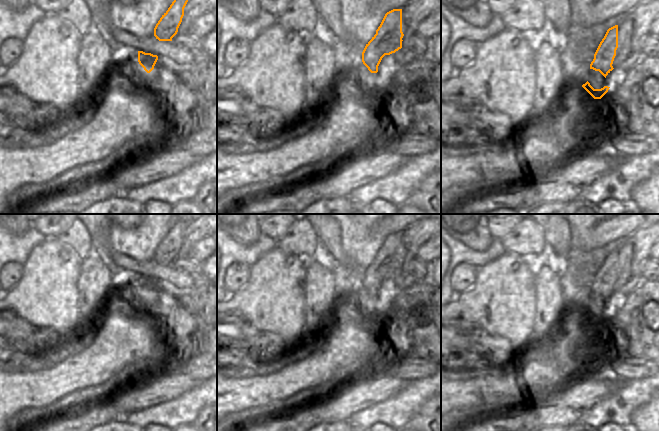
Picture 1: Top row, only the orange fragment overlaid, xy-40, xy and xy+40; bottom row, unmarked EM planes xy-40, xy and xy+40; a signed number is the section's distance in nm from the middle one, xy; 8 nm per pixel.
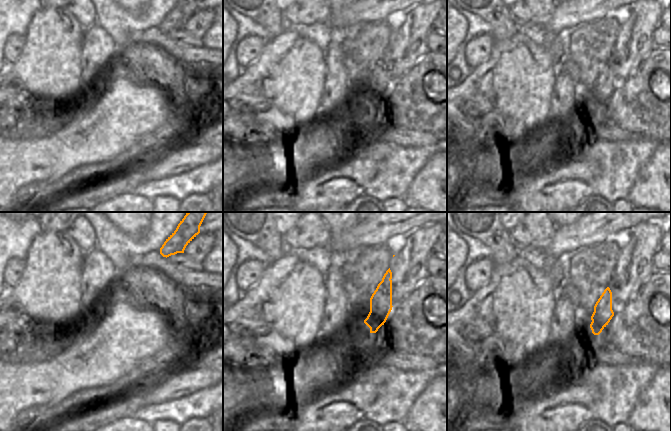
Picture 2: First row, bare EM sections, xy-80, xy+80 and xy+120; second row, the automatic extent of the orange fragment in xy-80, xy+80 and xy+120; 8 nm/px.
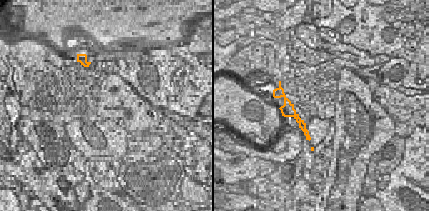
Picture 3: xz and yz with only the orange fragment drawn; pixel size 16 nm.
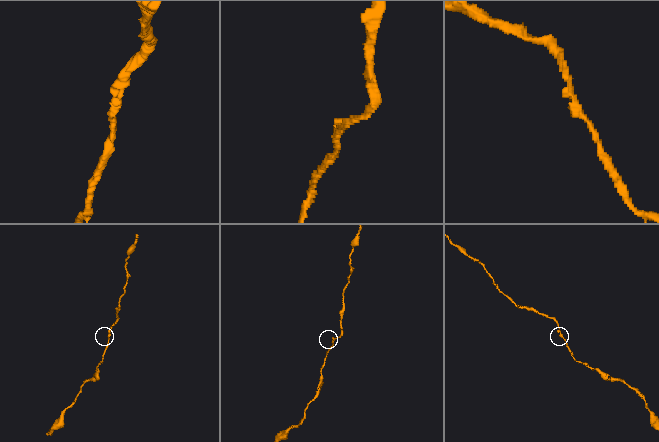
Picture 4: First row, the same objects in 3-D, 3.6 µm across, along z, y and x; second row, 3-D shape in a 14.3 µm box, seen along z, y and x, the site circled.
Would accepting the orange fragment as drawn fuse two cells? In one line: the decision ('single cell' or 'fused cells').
single cell

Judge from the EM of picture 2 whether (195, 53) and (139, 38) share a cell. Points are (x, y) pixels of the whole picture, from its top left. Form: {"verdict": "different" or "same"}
{"verdict": "same"}

